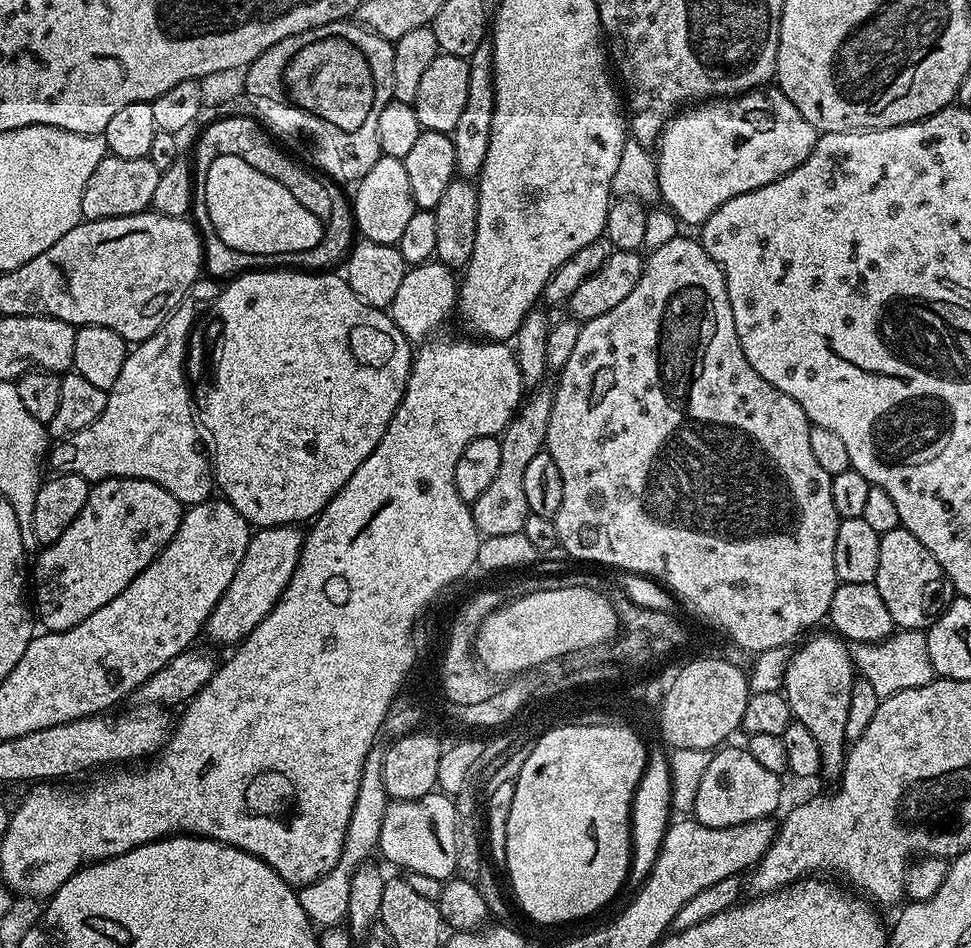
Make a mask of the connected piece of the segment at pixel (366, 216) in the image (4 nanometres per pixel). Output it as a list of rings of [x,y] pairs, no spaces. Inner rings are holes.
[[[381,155],[380,160],[370,166],[370,174],[362,177],[355,188],[354,215],[359,235],[365,240],[399,245],[410,218],[418,210],[410,194],[410,178],[403,160]]]

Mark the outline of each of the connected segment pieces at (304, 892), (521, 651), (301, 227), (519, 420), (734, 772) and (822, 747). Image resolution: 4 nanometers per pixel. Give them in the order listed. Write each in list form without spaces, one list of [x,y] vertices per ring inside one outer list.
[[[383,747],[372,748],[370,754],[366,754],[366,766],[362,770],[358,798],[354,802],[354,810],[350,814],[350,826],[346,830],[344,849],[334,870],[330,870],[322,878],[318,878],[312,884],[305,884],[299,889],[298,895],[302,902],[302,910],[306,910],[313,925],[319,926],[321,929],[335,928],[347,921],[352,875],[360,865],[371,861],[373,859],[372,852],[374,856],[374,853],[379,849],[382,818],[386,818],[386,810],[390,803],[390,797],[386,794],[386,782],[382,782],[383,761]]]
[[[573,586],[570,589],[525,592],[483,617],[474,651],[477,661],[489,673],[497,672],[504,676],[500,678],[508,678],[535,670],[550,660],[571,657],[599,644],[599,648],[607,645],[620,627],[620,620],[603,591]]]
[[[224,153],[214,158],[214,162],[210,162],[206,174],[202,177],[202,182],[206,186],[206,210],[210,214],[210,222],[214,222],[218,238],[234,250],[255,256],[290,254],[318,246],[324,236],[322,220],[306,210],[306,207],[290,194],[290,190],[232,153]]]
[[[551,383],[541,384],[527,393],[526,399],[516,409],[515,416],[505,426],[498,439],[502,454],[498,465],[498,474],[482,498],[471,501],[470,507],[474,526],[481,537],[523,533],[524,523],[529,514],[526,506],[525,475],[526,466],[534,459],[534,454],[545,451],[546,430],[550,426],[550,410],[554,410],[554,388]]]
[[[721,746],[713,751],[710,766],[699,783],[691,815],[702,826],[725,828],[738,826],[742,822],[762,820],[771,817],[772,811],[780,804],[781,777],[763,768],[748,753],[747,747],[728,747],[732,746]]]
[[[839,635],[816,636],[802,645],[797,652],[793,651],[784,667],[784,682],[782,691],[788,701],[795,723],[806,726],[810,734],[814,734],[820,751],[820,767],[823,775],[832,778],[839,777],[846,755],[846,713],[850,710],[850,690],[858,679],[858,673],[852,662],[849,645]]]

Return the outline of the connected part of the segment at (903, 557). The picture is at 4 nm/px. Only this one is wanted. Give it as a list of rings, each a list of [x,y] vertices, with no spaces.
[[[902,526],[881,535],[875,586],[882,594],[882,602],[886,602],[886,610],[890,610],[893,625],[900,630],[927,630],[954,596],[948,576],[934,554]]]

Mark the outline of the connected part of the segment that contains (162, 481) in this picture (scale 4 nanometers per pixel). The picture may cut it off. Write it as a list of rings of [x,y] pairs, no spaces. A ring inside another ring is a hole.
[[[201,278],[194,282],[194,286],[190,286],[184,301],[168,315],[160,329],[150,334],[150,338],[139,341],[129,351],[126,362],[122,362],[122,371],[114,381],[114,386],[107,389],[106,410],[102,410],[102,414],[98,414],[98,418],[94,418],[94,422],[90,422],[86,430],[78,430],[78,434],[63,437],[57,443],[60,445],[51,449],[50,464],[52,460],[53,466],[56,467],[53,469],[73,472],[89,482],[109,480],[115,476],[149,480],[162,486],[162,490],[170,490],[170,494],[174,494],[174,498],[178,498],[185,506],[200,504],[209,499],[210,480],[206,475],[206,456],[204,460],[203,454],[196,449],[198,420],[194,415],[194,400],[192,404],[191,398],[188,397],[188,380],[184,377],[184,355],[188,352],[188,335],[192,332],[192,323],[196,320],[200,300],[215,301],[221,291],[221,285],[212,278]]]

